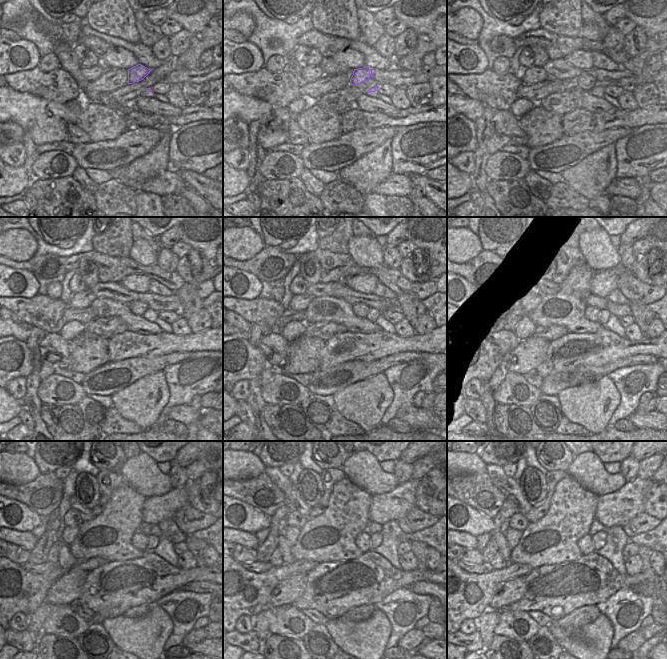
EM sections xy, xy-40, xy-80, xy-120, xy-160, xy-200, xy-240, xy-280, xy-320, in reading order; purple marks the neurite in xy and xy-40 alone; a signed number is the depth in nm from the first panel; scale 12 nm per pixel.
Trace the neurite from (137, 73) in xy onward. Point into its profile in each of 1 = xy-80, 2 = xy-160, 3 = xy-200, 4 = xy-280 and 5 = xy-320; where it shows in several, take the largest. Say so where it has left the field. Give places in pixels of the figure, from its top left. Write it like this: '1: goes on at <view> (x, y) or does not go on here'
1: goes on at xy-80 (585, 81)
2: goes on at xy-160 (360, 309)
3: goes on at xy-200 (591, 313)
4: goes on at xy-280 (362, 541)
5: goes on at xy-320 (585, 543)

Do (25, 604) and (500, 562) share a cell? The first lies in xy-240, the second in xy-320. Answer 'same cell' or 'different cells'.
different cells

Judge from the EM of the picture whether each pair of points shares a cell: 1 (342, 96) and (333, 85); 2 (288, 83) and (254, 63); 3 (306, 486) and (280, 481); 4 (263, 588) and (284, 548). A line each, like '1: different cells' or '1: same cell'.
1: different cells
2: different cells
3: different cells
4: different cells

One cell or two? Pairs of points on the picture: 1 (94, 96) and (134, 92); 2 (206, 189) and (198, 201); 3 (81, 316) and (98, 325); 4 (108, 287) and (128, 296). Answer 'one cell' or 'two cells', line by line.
1: two cells
2: two cells
3: two cells
4: one cell

